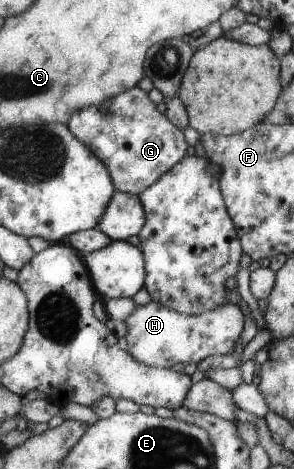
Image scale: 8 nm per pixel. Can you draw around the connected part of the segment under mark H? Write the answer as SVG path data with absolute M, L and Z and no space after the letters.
M151 300L144 305L137 305L125 323L128 330L125 336L127 350L134 358L150 367L169 369L177 362L184 365L199 364L211 354L233 354L235 342L245 326L245 314L235 301L202 315L189 316Z

